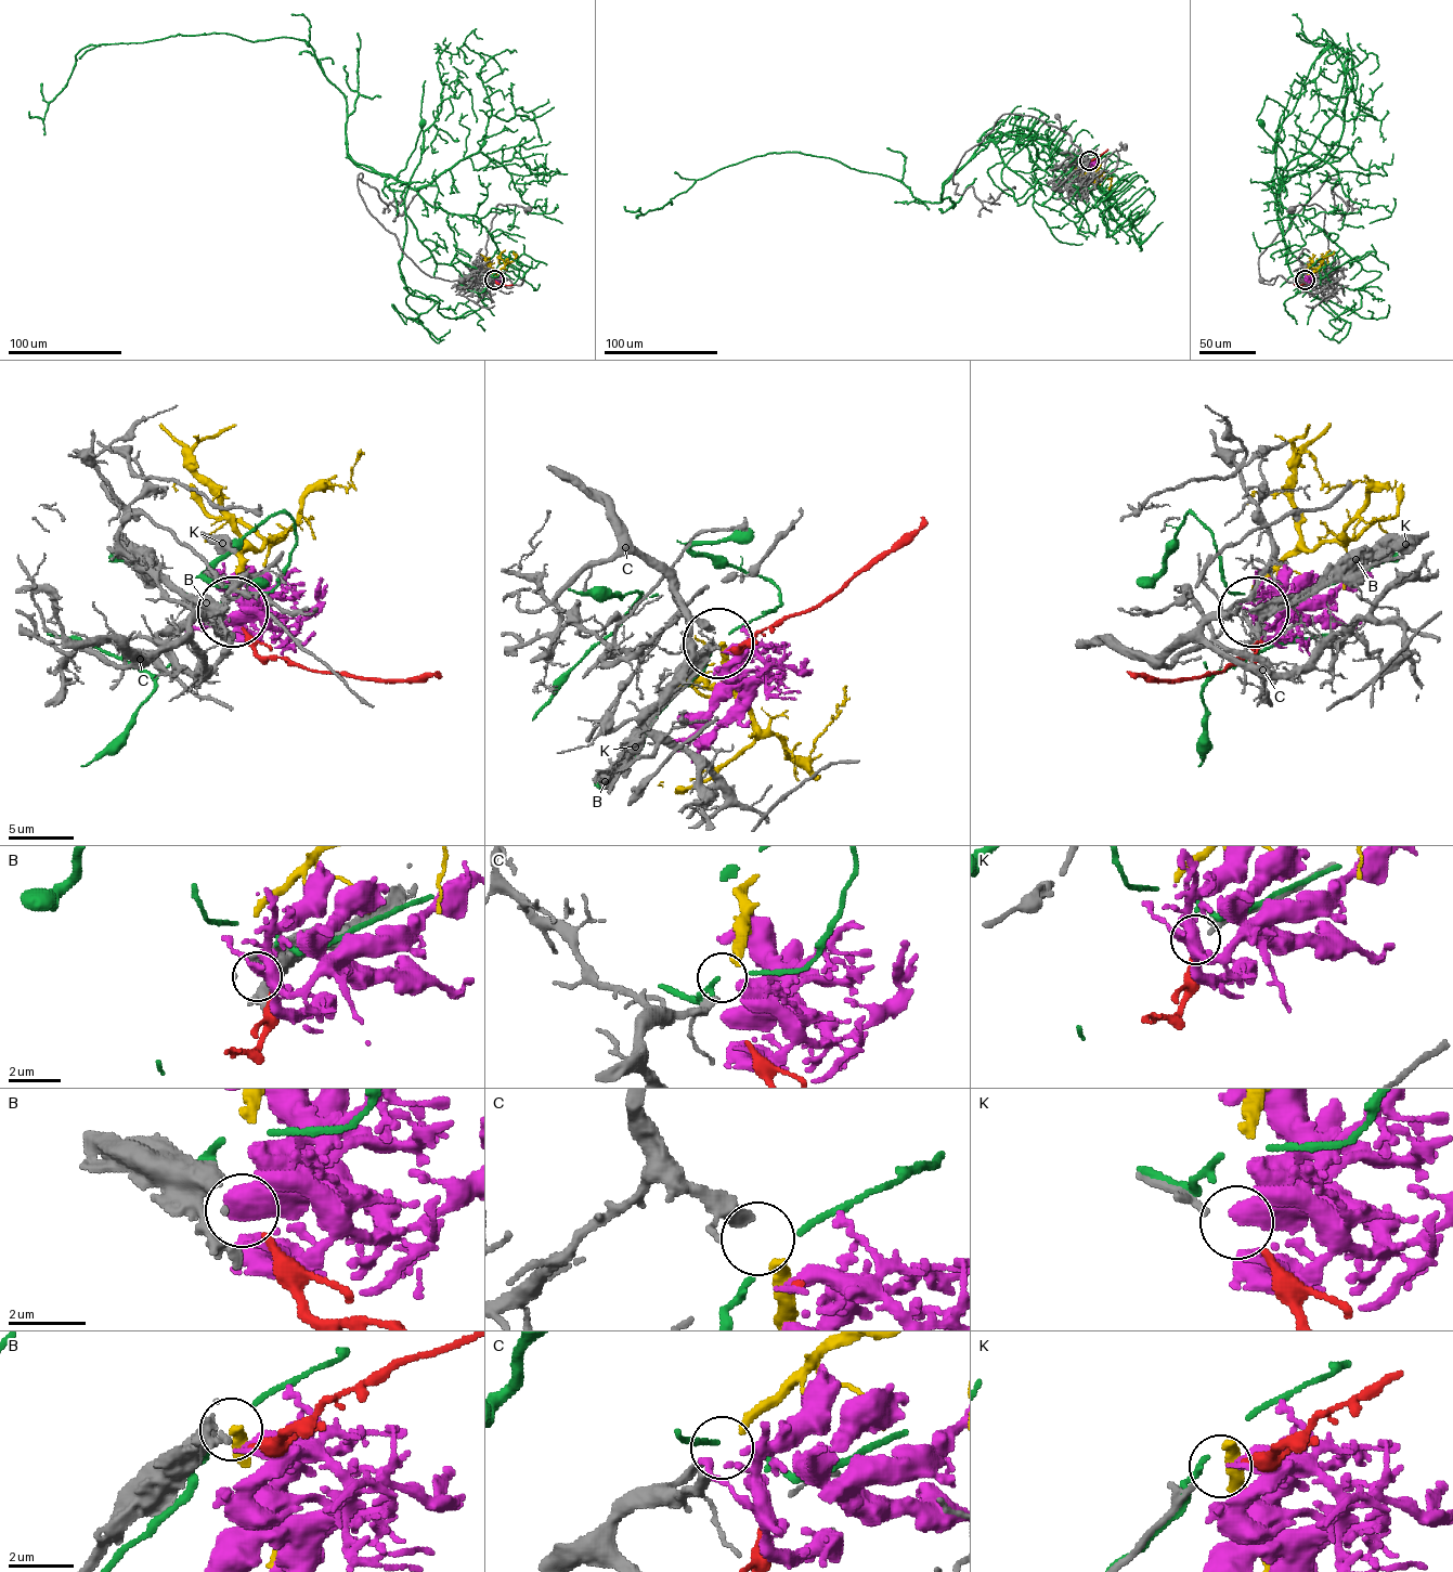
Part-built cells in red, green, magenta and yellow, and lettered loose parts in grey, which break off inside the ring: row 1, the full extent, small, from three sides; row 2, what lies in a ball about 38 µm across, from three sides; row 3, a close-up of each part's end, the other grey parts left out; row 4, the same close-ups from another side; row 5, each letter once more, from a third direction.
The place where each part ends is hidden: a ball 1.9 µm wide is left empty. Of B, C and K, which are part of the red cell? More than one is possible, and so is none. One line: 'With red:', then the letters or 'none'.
With red: K

